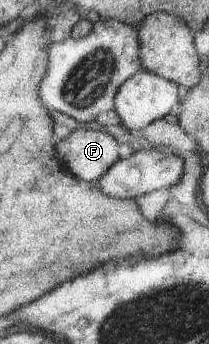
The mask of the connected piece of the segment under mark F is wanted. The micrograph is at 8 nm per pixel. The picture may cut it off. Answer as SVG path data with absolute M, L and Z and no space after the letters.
M79 128L56 144L56 152L72 174L91 183L119 160L118 144L104 129Z

